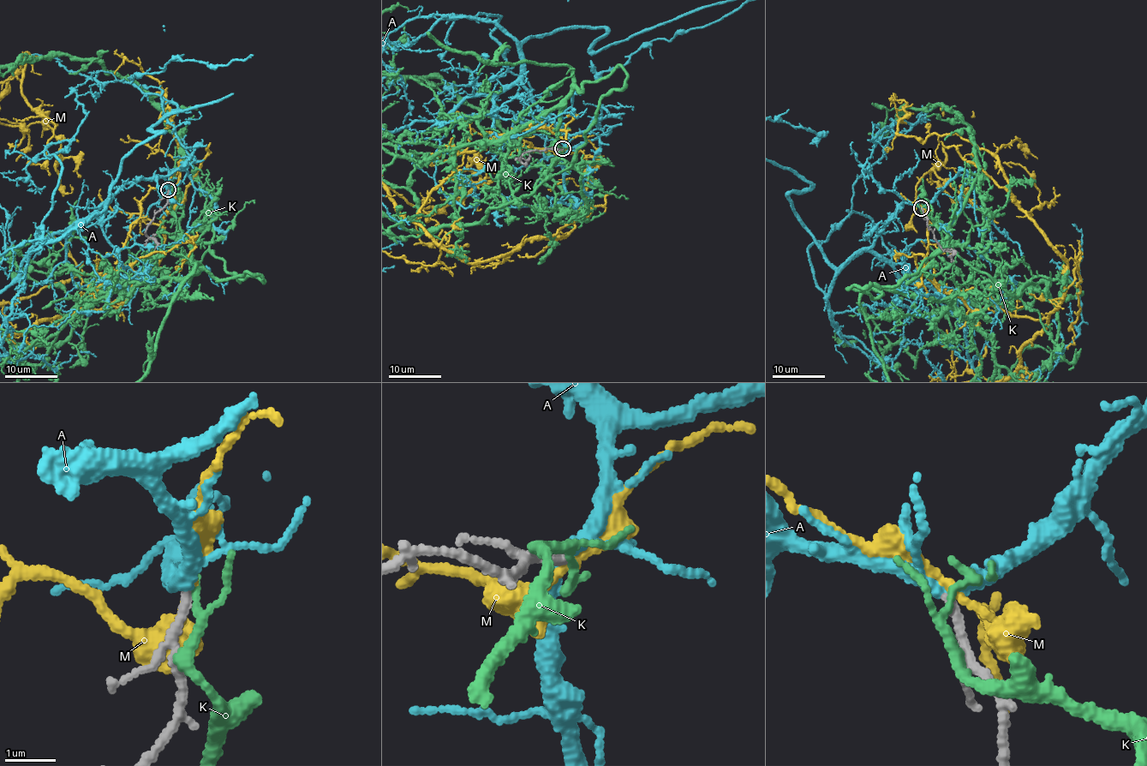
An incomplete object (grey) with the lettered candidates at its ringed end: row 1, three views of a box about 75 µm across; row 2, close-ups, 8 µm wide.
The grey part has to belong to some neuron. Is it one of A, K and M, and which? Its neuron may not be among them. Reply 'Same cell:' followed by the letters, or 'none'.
Same cell: A

